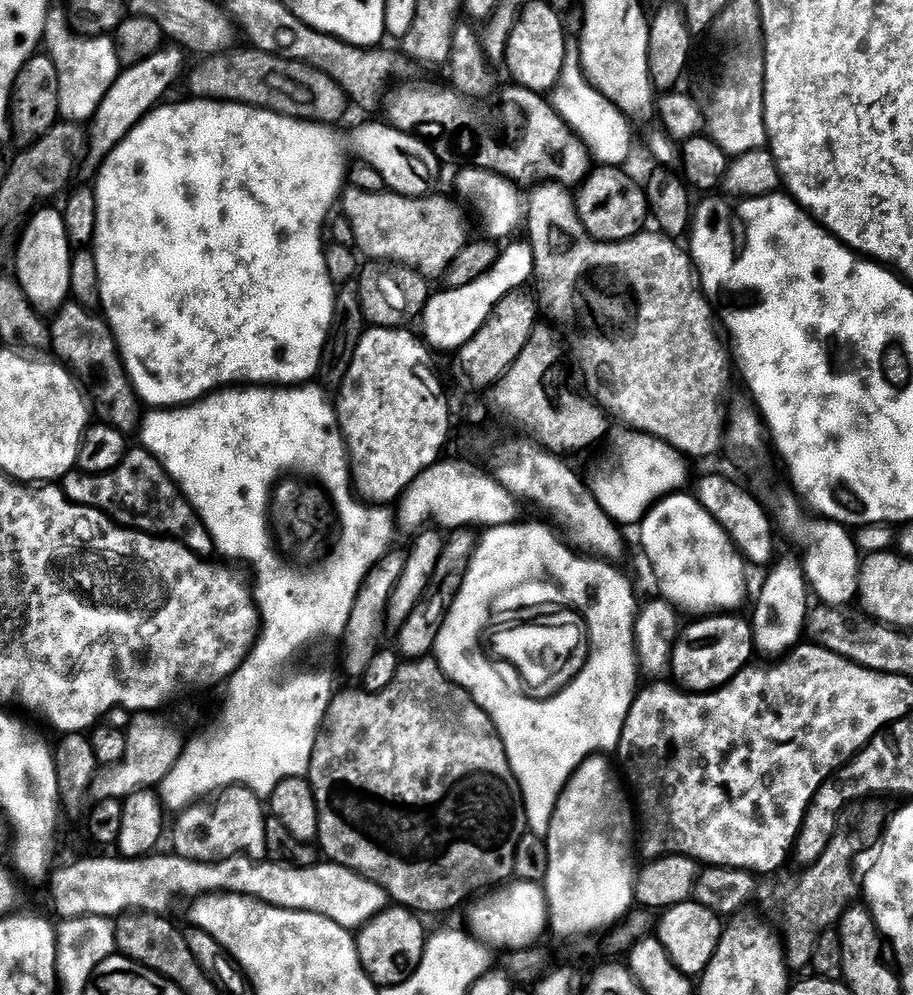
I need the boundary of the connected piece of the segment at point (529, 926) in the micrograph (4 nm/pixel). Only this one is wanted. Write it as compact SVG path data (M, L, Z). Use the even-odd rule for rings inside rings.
M516 880L489 891L487 896L488 900L472 912L472 930L481 941L500 948L528 948L549 927L548 897L541 885Z

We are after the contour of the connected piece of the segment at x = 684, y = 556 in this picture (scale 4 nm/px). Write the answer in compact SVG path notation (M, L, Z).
M673 494L664 497L660 503L652 505L647 516L638 525L640 544L644 547L649 562L652 563L653 574L660 579L661 594L659 595L673 605L682 604L694 612L700 612L696 614L712 614L717 610L739 609L736 607L744 600L746 561L736 551L736 546L726 534L724 527L700 505L695 495L684 495Z

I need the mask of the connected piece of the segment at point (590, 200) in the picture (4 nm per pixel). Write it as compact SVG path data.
M596 166L589 172L584 183L575 193L575 206L582 226L603 244L617 244L639 236L649 223L648 193L632 176L624 173L623 167Z

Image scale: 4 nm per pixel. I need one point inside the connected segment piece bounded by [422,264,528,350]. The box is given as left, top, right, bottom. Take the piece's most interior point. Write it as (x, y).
(452, 318)

